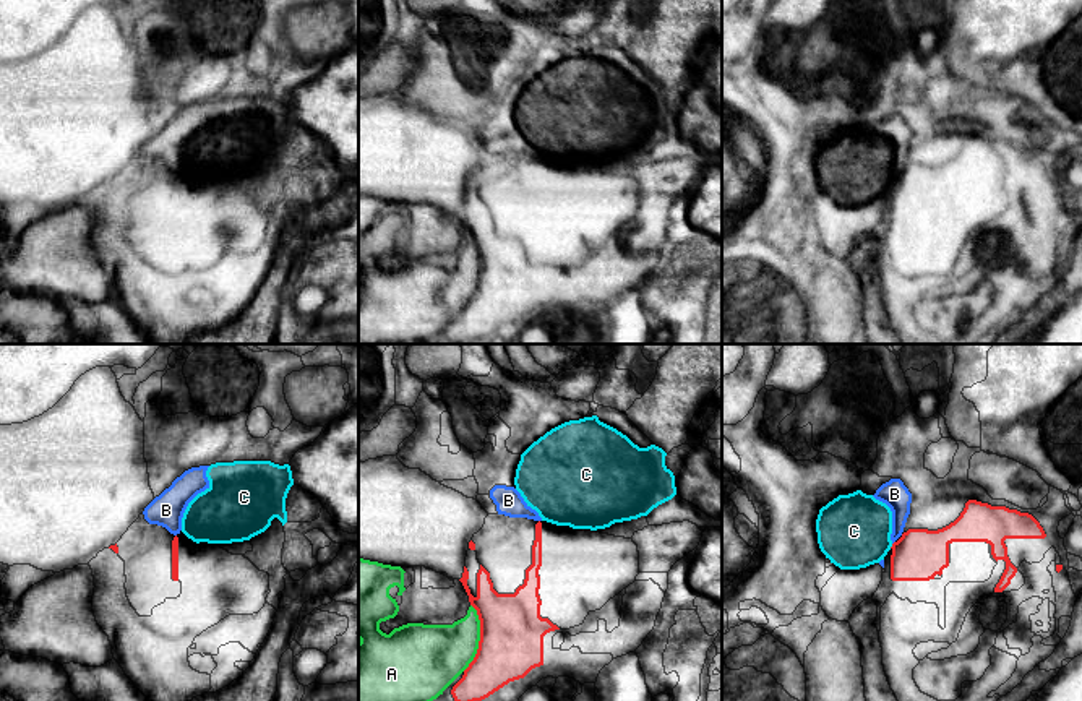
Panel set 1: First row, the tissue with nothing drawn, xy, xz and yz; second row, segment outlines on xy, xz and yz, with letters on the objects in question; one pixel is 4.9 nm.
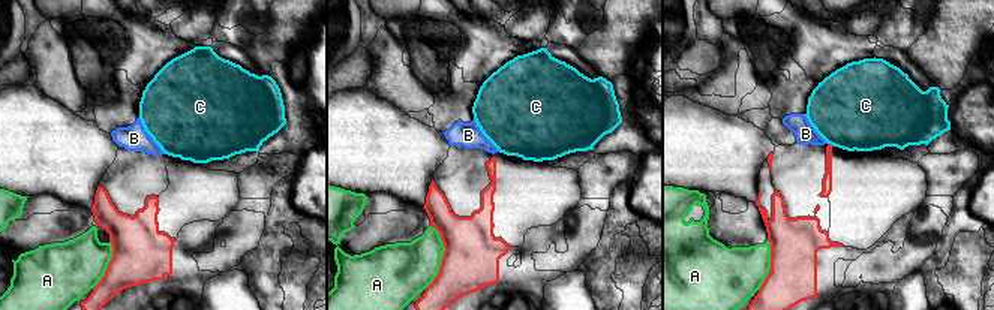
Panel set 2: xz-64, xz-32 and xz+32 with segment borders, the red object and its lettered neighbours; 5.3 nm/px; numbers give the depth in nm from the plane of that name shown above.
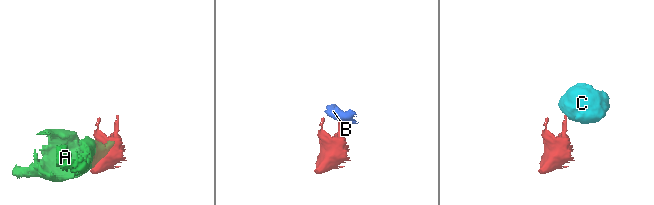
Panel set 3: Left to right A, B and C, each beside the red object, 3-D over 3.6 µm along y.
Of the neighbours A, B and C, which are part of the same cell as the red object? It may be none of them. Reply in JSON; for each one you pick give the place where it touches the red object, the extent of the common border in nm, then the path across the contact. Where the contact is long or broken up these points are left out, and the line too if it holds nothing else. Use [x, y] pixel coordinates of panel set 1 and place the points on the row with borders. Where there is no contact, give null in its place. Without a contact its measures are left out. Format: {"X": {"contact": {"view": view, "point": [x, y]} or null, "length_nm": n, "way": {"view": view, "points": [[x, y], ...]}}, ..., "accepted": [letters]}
{"accepted": []}

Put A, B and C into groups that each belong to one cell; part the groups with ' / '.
A / B C

